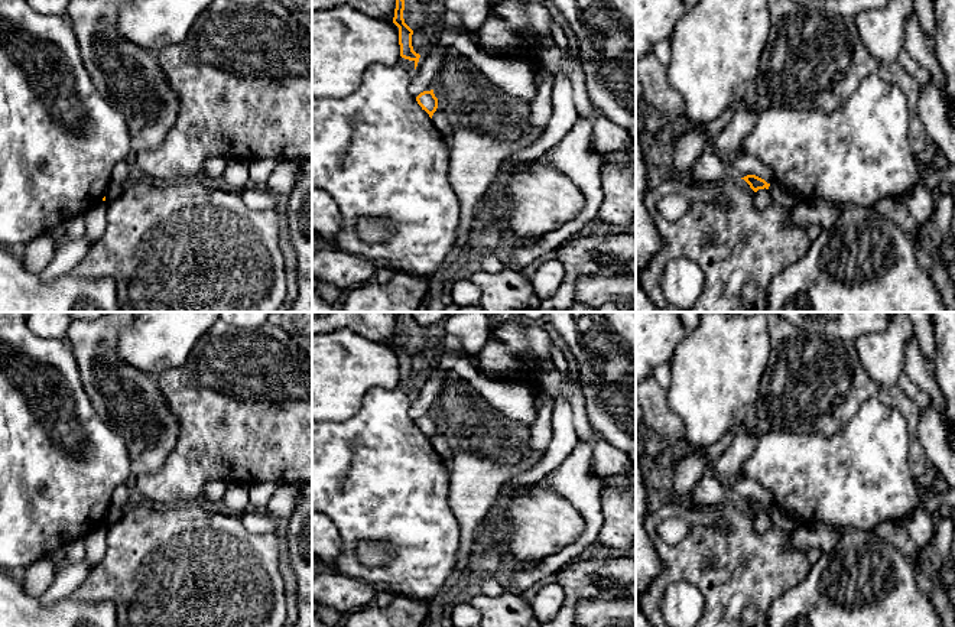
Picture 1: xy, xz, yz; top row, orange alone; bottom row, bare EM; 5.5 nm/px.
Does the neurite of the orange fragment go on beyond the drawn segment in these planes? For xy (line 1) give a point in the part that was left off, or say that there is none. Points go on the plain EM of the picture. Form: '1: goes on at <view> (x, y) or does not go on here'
1: does not go on here

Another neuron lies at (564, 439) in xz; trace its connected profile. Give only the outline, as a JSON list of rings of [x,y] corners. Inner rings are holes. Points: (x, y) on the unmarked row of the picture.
[[[565,397],[555,399],[550,423],[553,435],[549,446],[545,451],[545,455],[529,471],[514,475],[506,481],[498,494],[500,501],[506,500],[516,488],[537,484],[542,478],[558,468],[579,442],[574,428],[572,409]]]

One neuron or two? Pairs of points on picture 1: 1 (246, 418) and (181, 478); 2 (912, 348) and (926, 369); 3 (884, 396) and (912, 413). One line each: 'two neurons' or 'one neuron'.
1: one neuron
2: one neuron
3: one neuron

